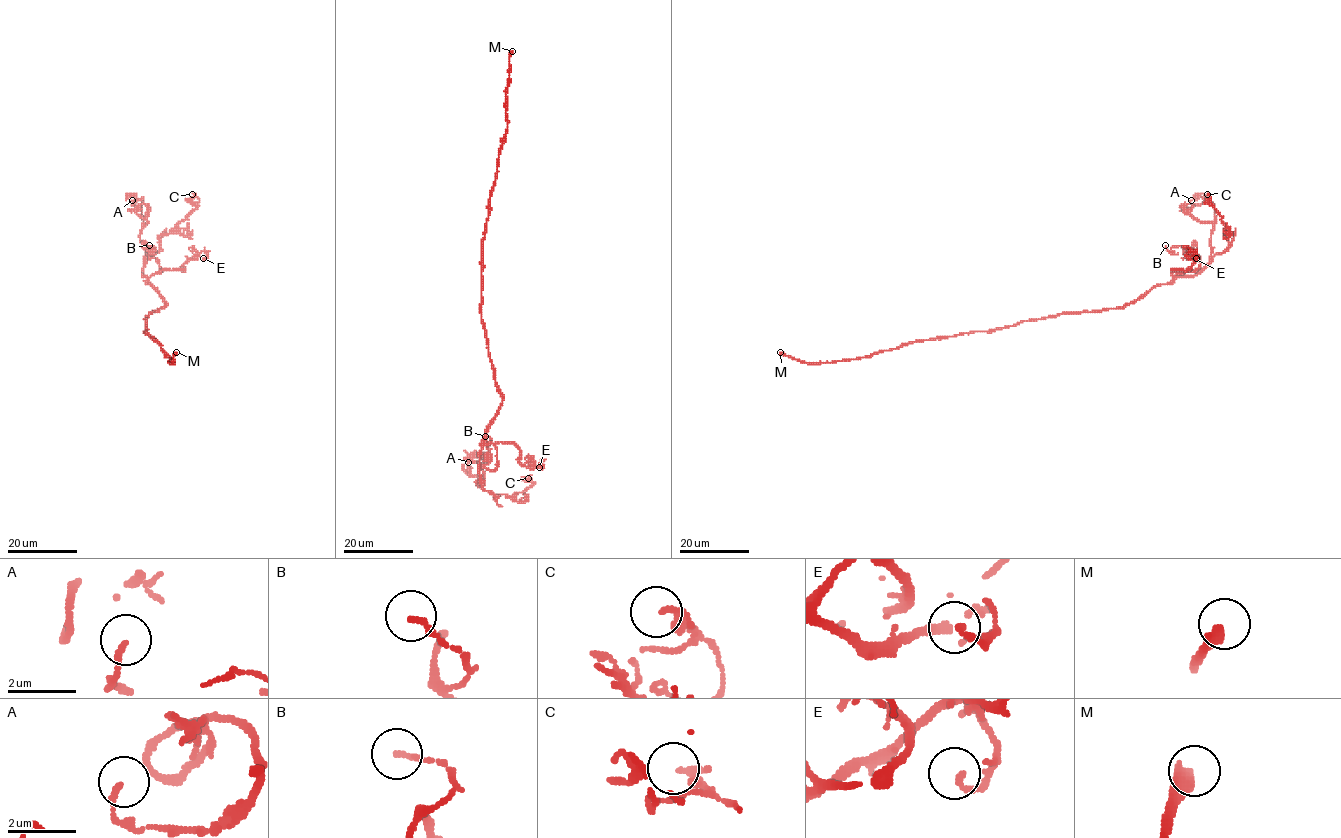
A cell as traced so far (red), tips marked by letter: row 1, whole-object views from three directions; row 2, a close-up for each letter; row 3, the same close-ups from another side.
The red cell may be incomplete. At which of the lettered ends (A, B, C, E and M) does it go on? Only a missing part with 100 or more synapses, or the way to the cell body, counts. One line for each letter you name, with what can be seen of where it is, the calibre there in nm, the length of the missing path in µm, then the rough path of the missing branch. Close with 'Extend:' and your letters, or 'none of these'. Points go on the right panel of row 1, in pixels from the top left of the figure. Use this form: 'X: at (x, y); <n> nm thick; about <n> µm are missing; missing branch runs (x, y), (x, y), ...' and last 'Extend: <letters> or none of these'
M: at (780, 352); 380 nm thick; about 180 µm are missing
Extend: M

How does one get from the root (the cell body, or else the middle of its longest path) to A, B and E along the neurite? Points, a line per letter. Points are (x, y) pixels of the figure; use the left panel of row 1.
A: (148, 316), (166, 304), (143, 273), (147, 259), (140, 239), (143, 201), (138, 199), (131, 204), (132, 200)
B: (148, 316), (166, 304), (148, 283), (161, 271), (143, 248), (152, 246), (153, 252), (149, 245)
E: (148, 316), (166, 304), (148, 279), (163, 270), (184, 270), (186, 263), (204, 251), (207, 257), (203, 258)

